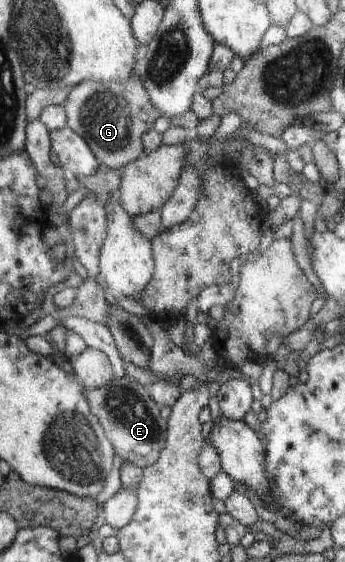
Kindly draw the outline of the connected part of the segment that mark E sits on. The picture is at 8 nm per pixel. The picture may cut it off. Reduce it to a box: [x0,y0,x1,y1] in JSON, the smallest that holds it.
[83,375,167,468]

